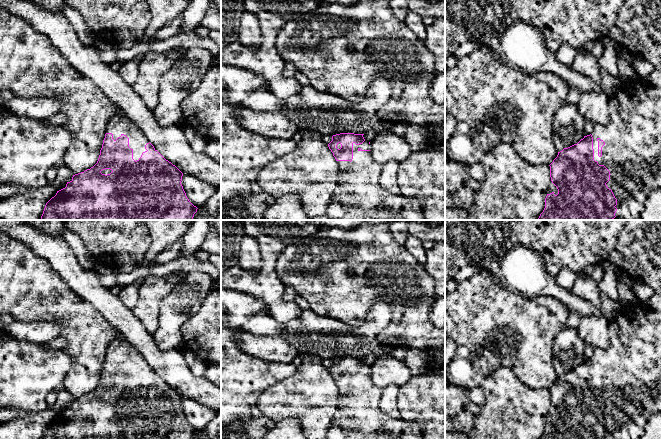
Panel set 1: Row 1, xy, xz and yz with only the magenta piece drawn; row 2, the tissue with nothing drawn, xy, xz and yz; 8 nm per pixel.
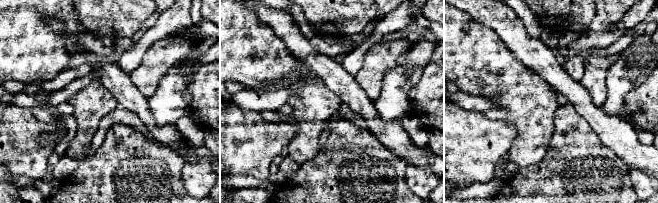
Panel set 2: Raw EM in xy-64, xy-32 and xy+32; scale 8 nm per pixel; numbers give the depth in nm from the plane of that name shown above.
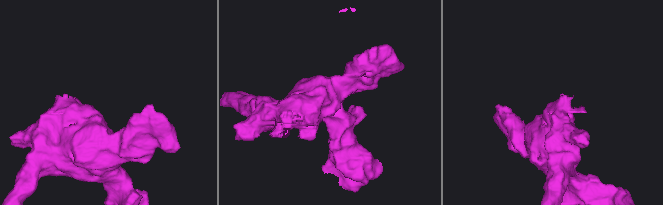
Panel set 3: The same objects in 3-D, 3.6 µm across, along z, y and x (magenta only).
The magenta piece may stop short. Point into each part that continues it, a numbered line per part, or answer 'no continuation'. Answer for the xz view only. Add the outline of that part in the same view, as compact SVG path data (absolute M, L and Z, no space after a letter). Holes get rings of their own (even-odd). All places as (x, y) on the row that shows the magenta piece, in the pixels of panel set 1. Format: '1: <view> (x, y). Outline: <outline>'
1: xz (358, 196). Outline: M366 140L359 145L353 143L352 161L337 161L339 165L338 184L329 200L325 215L330 220L425 220L421 205L416 199L402 194L393 195L381 187L382 164L374 162L369 150L370 144Z

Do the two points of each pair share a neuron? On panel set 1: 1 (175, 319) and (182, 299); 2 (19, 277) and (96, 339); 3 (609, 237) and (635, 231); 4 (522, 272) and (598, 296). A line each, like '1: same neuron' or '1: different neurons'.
1: same neuron
2: same neuron
3: different neurons
4: different neurons

